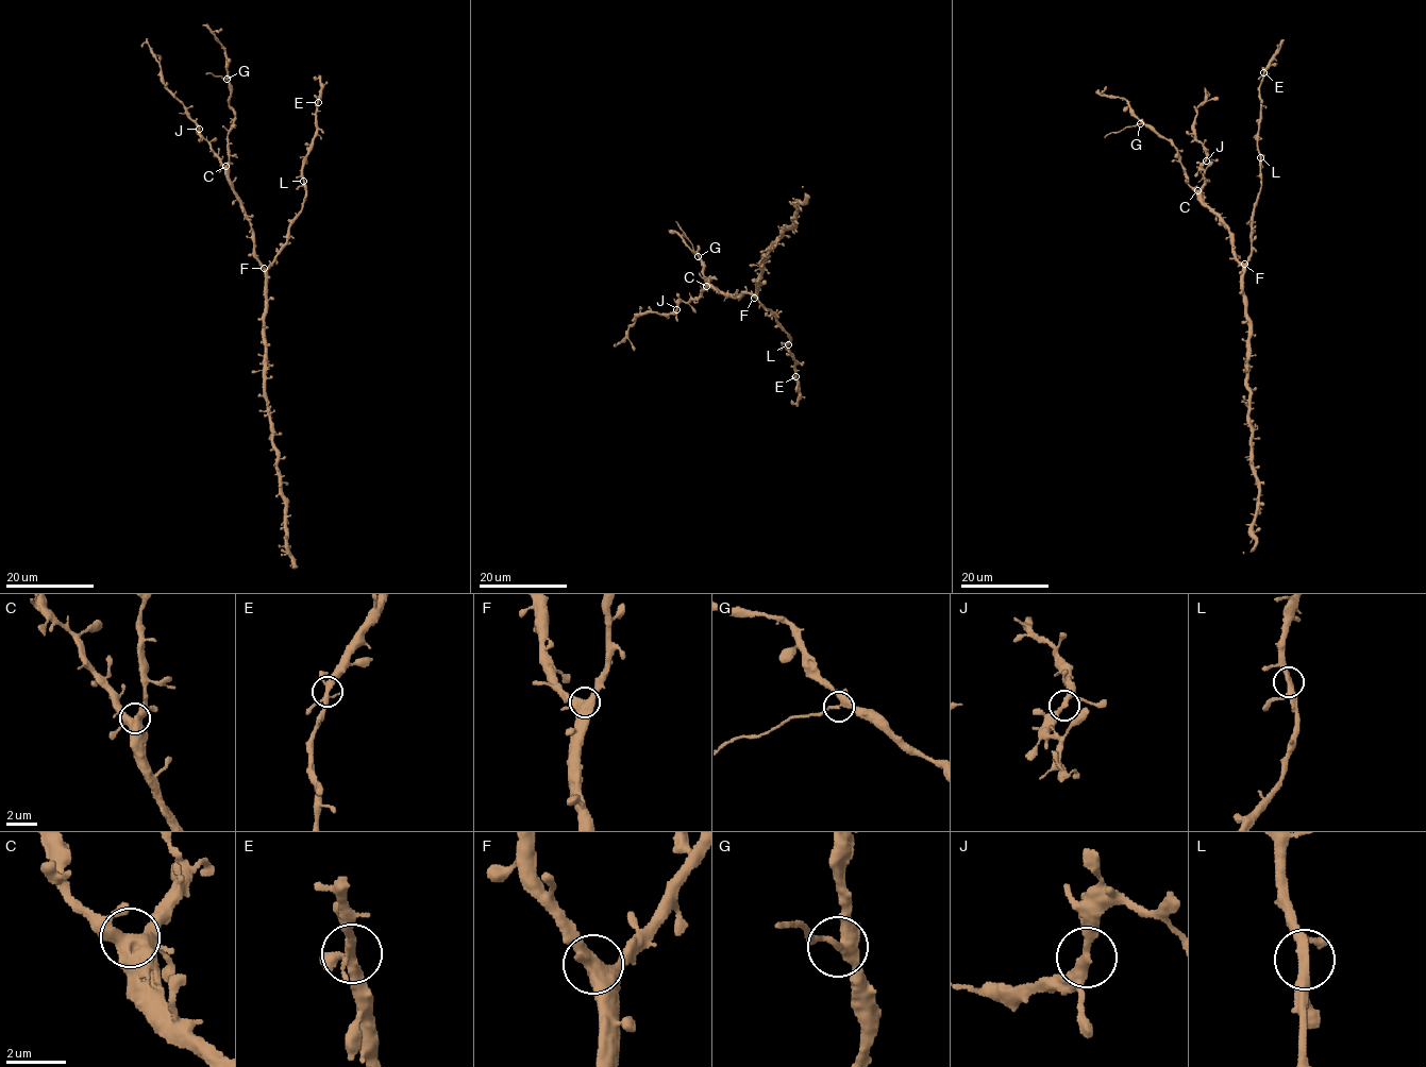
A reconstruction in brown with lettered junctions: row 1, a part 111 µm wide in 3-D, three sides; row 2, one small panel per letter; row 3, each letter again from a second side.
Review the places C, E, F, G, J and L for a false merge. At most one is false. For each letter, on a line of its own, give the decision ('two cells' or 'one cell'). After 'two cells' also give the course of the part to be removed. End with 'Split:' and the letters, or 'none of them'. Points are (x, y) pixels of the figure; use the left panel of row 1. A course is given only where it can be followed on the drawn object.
C: one cell
E: one cell
F: one cell
G: two cells; course (227, 80), (210, 72), (205, 74)
J: one cell
L: one cell
Split: G

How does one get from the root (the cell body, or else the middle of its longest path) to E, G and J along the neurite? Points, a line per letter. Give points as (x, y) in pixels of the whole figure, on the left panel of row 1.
E: (265, 286), (265, 270), (286, 240), (290, 219), (301, 209), (305, 193), (304, 157), (316, 131), (318, 102)
G: (265, 286), (251, 223), (229, 179), (234, 113), (227, 80)
J: (265, 286), (265, 269), (255, 255), (249, 218), (227, 178), (225, 167), (199, 129)

